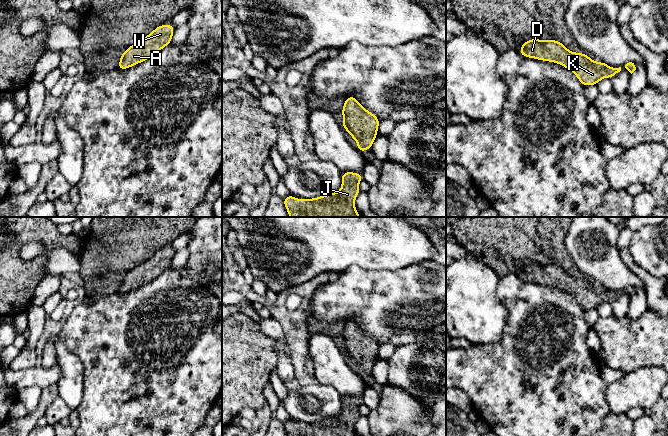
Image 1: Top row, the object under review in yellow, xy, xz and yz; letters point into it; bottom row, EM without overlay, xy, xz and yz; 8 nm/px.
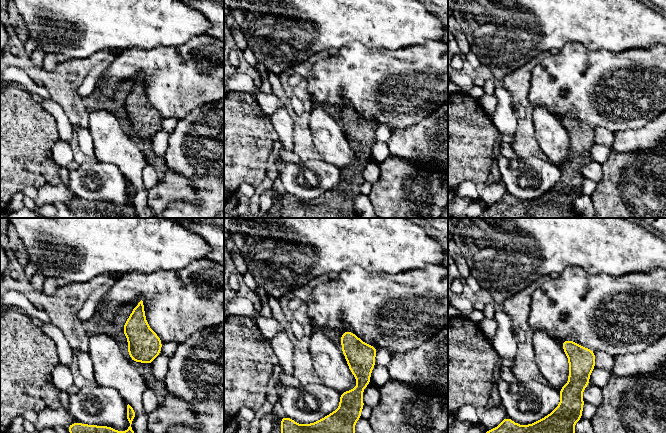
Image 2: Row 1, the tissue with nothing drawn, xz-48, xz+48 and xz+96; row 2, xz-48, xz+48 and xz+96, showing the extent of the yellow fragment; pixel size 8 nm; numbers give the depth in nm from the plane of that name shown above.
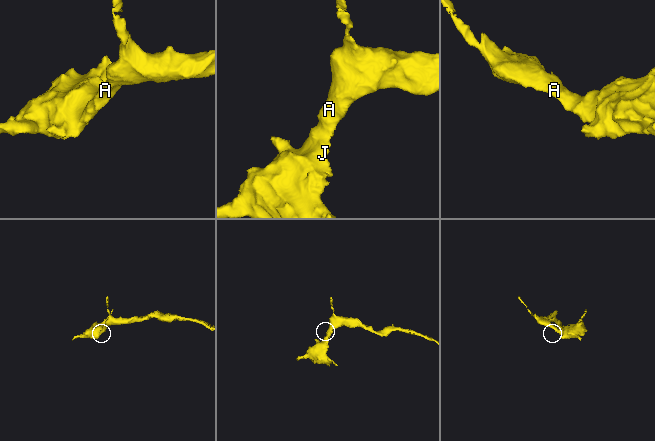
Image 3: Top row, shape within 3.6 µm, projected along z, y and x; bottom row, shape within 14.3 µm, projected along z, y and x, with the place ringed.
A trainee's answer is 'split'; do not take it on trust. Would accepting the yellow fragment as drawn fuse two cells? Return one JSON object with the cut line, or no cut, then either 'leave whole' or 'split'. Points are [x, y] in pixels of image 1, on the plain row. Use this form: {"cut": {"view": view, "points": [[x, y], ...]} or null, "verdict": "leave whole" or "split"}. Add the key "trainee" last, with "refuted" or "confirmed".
{"cut": null, "verdict": "leave whole", "trainee": "refuted"}

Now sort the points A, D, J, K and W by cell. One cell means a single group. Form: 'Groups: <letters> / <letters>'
Groups: A D J K W

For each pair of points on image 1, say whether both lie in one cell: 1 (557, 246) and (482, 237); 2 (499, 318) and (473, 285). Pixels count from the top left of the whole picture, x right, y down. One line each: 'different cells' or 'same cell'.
1: same cell
2: same cell

